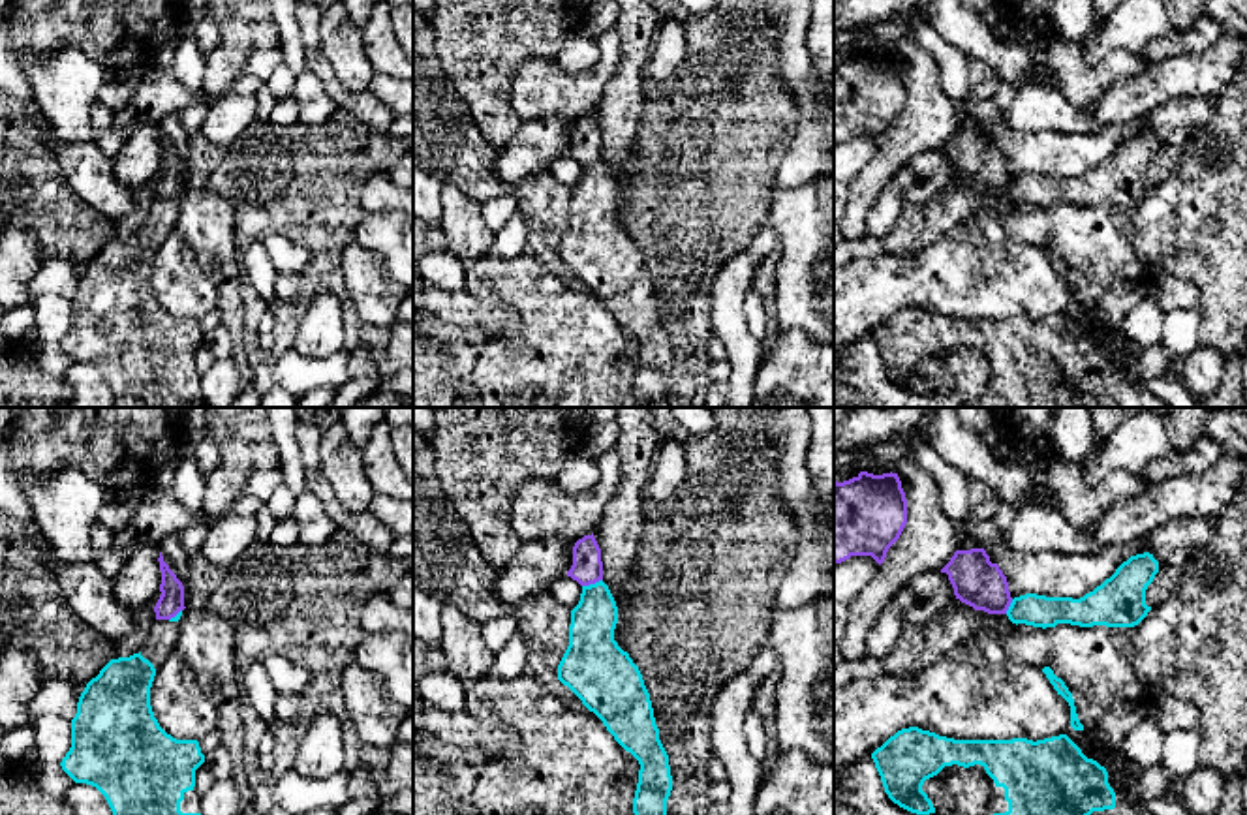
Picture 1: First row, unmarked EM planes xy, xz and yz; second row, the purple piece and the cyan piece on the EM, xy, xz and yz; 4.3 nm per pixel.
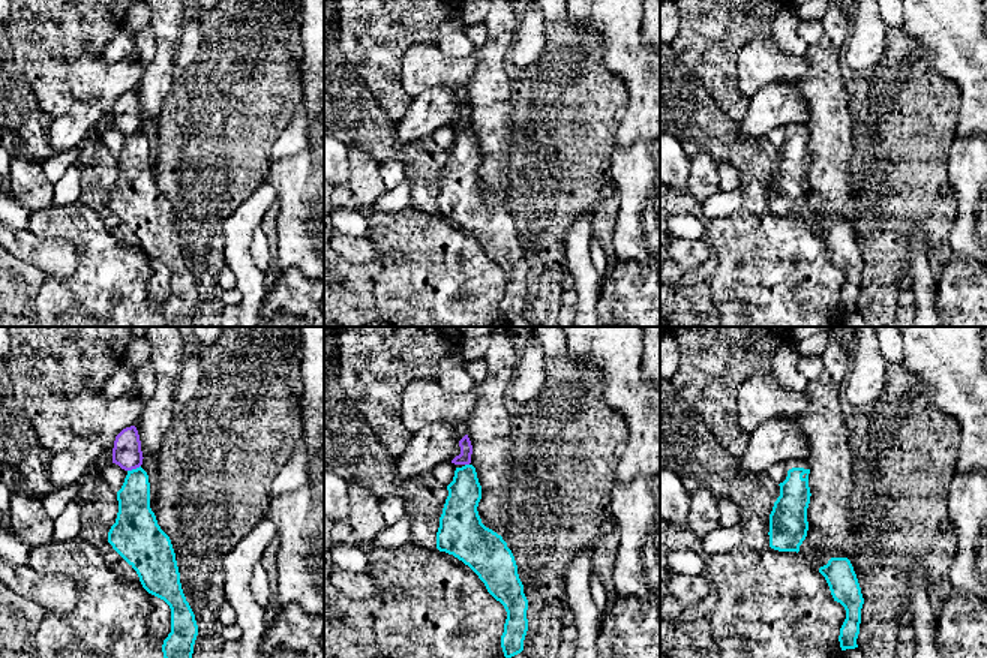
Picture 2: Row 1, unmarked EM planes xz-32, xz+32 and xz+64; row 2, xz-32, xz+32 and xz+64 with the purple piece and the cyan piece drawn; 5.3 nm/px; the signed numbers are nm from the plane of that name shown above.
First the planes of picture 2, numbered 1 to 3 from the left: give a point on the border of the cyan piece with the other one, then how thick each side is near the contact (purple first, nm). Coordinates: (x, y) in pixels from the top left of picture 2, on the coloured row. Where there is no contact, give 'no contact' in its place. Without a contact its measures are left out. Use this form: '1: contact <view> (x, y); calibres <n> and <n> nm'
1: contact xz-32 (134, 468); calibres 160 and 180 nm
2: contact xz+32 (467, 463); calibres 70 and 180 nm
3: no contact

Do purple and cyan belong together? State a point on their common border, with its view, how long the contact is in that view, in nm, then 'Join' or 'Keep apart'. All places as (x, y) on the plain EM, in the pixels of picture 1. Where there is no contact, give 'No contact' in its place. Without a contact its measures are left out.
Touches purple at xz (592, 162). Shared border 90 nm. Keep apart

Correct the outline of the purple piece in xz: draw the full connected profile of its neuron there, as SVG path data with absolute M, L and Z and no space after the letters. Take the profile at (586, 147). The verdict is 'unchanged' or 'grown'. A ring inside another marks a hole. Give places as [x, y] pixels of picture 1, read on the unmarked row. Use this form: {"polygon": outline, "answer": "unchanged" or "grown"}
{"polygon": "M584 115L573 126L573 145L567 156L577 160L580 165L590 165L603 160L601 128L592 115Z", "answer": "unchanged"}

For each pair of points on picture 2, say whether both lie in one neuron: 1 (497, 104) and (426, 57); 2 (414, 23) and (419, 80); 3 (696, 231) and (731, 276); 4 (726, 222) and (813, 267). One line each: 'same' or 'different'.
1: different
2: different
3: different
4: same

